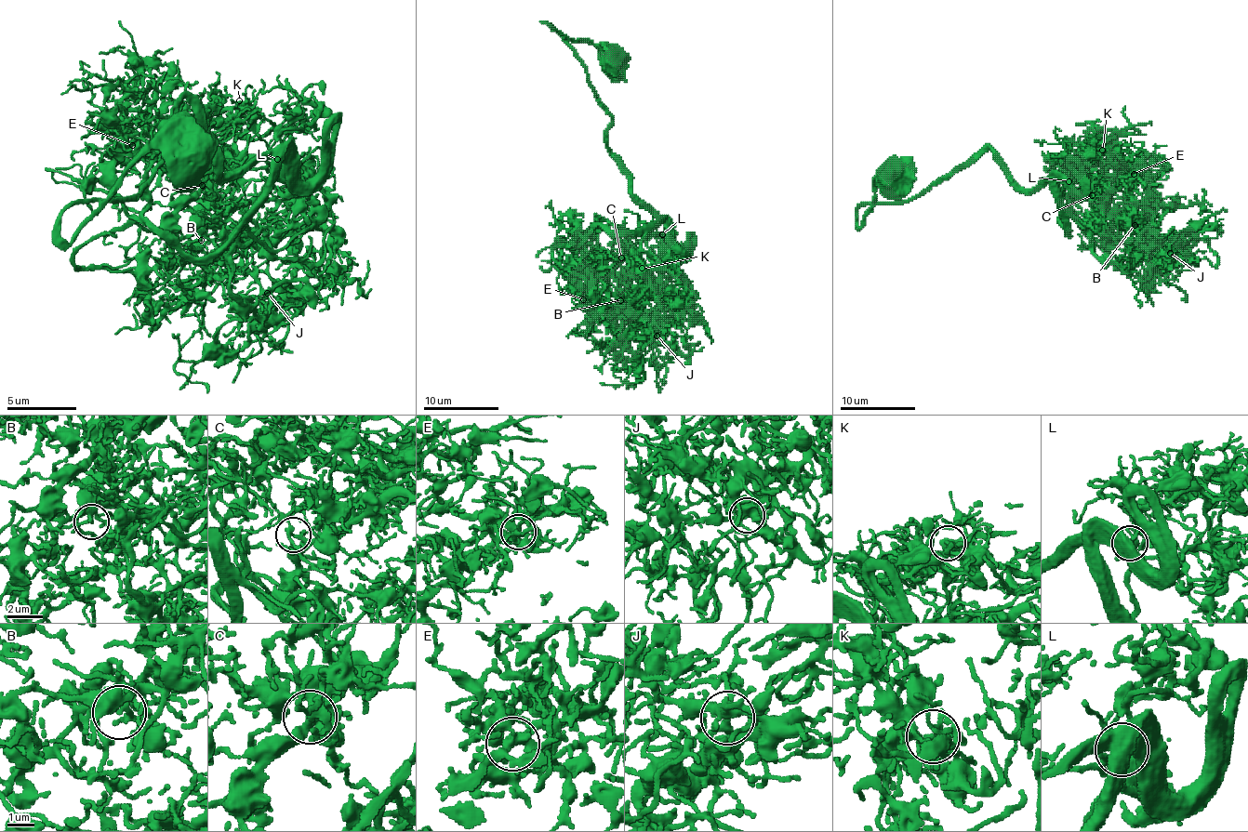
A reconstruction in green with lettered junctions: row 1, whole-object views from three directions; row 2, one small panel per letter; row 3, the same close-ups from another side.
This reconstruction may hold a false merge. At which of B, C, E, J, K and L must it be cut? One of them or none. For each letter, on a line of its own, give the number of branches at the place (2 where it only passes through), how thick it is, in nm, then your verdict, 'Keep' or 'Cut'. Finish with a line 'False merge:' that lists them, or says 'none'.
B: Branches: 4. Thickness 220 nm. Keep
C: Branches: 4. Thickness 220 nm. Keep
E: Branches: 4. Thickness 260 nm. Keep
J: Branches: 4. Thickness 220 nm. Keep
K: Branches: 4. Thickness 170 nm. Keep
L: Branches: 4. Thickness 180 nm. Keep
False merge: none

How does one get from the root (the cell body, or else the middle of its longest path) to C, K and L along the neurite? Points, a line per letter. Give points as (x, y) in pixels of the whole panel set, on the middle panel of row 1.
C: (609, 61), (590, 42), (570, 44), (611, 117), (609, 153), (666, 229), (636, 234), (620, 257)
K: (609, 61), (590, 42), (570, 44), (611, 117), (609, 153), (666, 229), (627, 240), (625, 253), (642, 268)
L: (609, 61), (590, 42), (570, 44), (600, 106), (611, 117), (607, 150), (632, 192), (664, 225), (662, 234)

